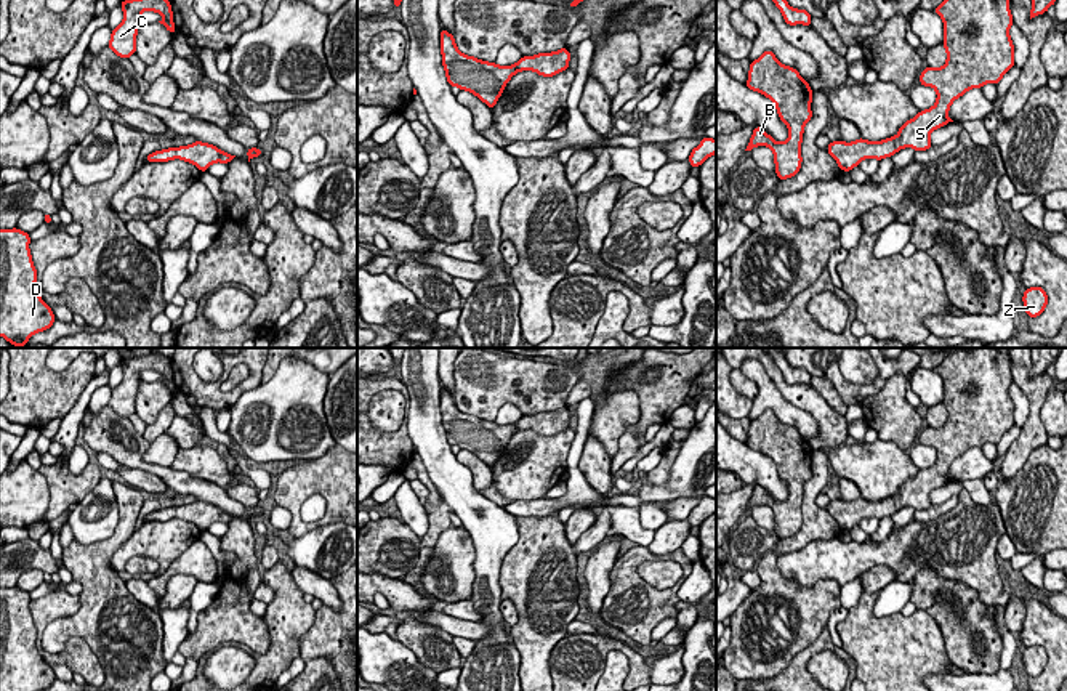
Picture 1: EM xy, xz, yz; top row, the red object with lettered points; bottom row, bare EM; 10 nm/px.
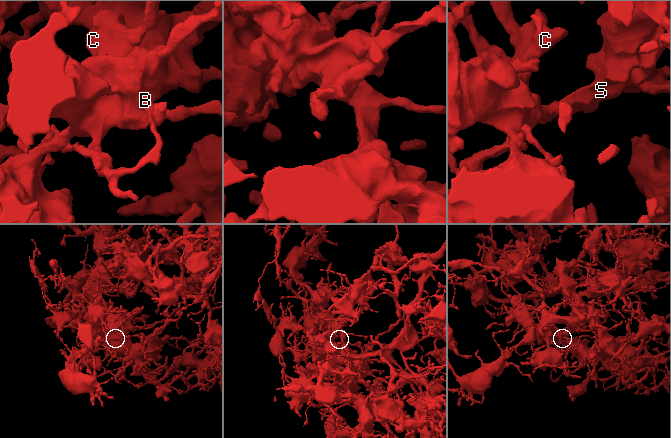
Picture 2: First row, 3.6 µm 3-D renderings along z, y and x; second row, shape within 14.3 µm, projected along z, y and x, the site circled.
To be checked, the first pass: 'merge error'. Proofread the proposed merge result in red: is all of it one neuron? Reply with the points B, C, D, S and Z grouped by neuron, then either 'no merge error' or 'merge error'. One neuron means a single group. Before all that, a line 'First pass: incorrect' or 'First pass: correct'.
First pass: incorrect
groups B C D S Z; no merge error

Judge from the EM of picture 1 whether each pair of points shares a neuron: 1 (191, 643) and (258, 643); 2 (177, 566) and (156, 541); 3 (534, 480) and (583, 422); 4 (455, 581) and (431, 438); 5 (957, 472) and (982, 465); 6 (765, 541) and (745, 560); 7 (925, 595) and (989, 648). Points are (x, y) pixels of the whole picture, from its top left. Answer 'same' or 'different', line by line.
1: same
2: different
3: different
4: different
5: same
6: same
7: same

